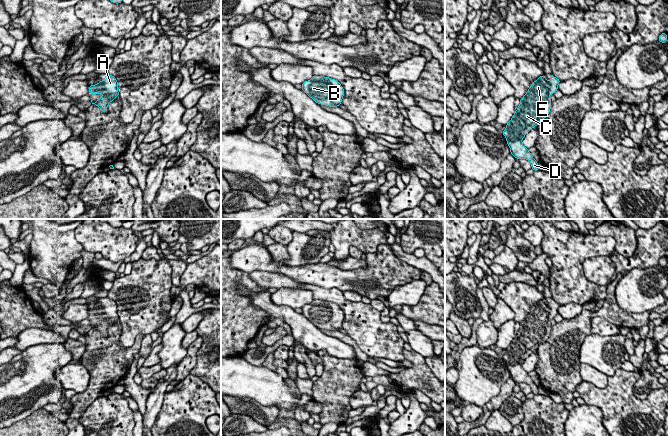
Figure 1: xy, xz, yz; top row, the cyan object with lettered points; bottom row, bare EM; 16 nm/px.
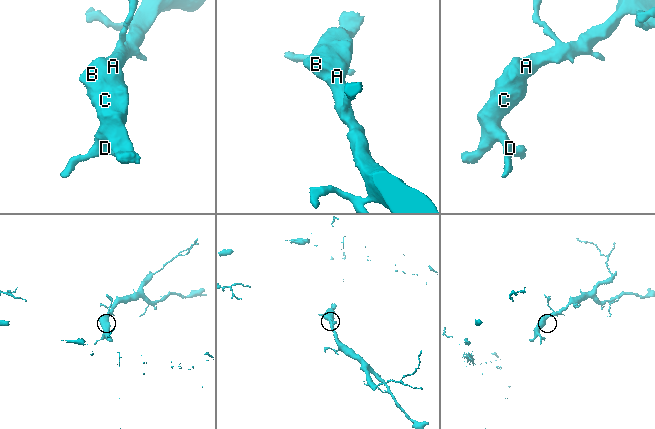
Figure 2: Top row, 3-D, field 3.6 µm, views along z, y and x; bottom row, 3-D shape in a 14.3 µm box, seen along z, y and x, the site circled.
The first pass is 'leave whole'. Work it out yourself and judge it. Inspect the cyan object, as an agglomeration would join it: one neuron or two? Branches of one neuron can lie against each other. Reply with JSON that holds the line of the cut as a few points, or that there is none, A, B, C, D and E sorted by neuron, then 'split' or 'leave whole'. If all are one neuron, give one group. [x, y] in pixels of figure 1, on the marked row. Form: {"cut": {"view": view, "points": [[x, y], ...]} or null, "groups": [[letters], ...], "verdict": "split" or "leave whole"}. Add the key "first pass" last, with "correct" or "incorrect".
{"cut": null, "groups": [["A", "B", "C", "D", "E"]], "verdict": "leave whole", "first pass": "correct"}

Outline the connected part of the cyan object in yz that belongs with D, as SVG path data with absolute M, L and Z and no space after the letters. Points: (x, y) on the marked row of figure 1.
M542 75L531 83L526 94L520 99L518 109L502 132L510 148L510 153L518 160L528 160L534 171L539 170L538 162L523 145L522 139L548 116L552 103L549 95L558 90L558 84L561 82L553 75L551 75L551 80L546 80L545 77Z

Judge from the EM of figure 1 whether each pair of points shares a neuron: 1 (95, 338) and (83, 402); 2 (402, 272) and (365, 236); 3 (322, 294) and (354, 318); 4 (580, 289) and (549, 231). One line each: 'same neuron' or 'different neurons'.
1: same neuron
2: different neurons
3: same neuron
4: same neuron

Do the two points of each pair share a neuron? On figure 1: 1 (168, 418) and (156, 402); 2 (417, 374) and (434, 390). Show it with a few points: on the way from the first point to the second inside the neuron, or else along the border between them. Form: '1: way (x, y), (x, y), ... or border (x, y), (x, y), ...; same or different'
1: border (164, 397), (161, 409), (152, 425); different
2: way (421, 378), (430, 386); same

